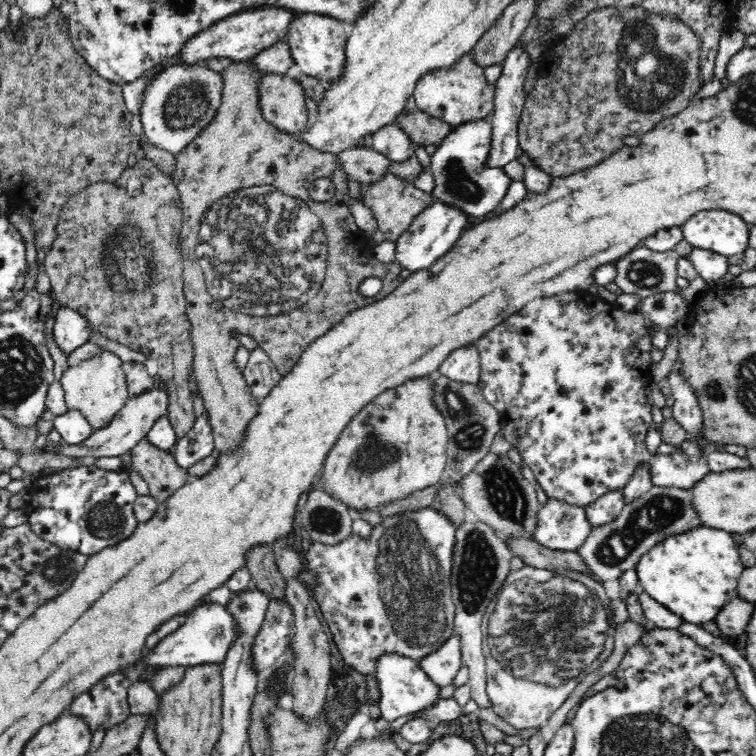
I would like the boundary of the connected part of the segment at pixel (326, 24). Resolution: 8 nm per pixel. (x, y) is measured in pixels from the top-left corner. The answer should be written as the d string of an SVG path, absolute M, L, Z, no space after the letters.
M299 13L291 22L286 41L291 48L292 58L303 75L312 76L332 84L346 70L346 41L349 27L338 19L316 13Z

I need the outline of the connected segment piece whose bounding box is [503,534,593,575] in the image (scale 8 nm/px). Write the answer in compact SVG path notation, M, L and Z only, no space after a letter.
M506 536L503 538L509 550L514 556L521 558L528 567L539 569L555 570L556 568L569 568L582 574L591 574L590 569L586 567L584 559L577 552L552 550L545 548L538 540L526 538L525 536Z

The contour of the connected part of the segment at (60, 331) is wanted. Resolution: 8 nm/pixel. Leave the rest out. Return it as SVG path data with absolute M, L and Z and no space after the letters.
M61 307L52 317L54 343L66 356L90 342L93 333L96 333L89 320L74 309Z

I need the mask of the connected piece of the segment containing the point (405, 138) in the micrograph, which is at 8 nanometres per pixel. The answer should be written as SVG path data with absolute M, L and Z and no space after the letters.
M396 124L382 126L371 138L370 148L386 155L392 162L401 163L416 157L415 150L420 146Z

